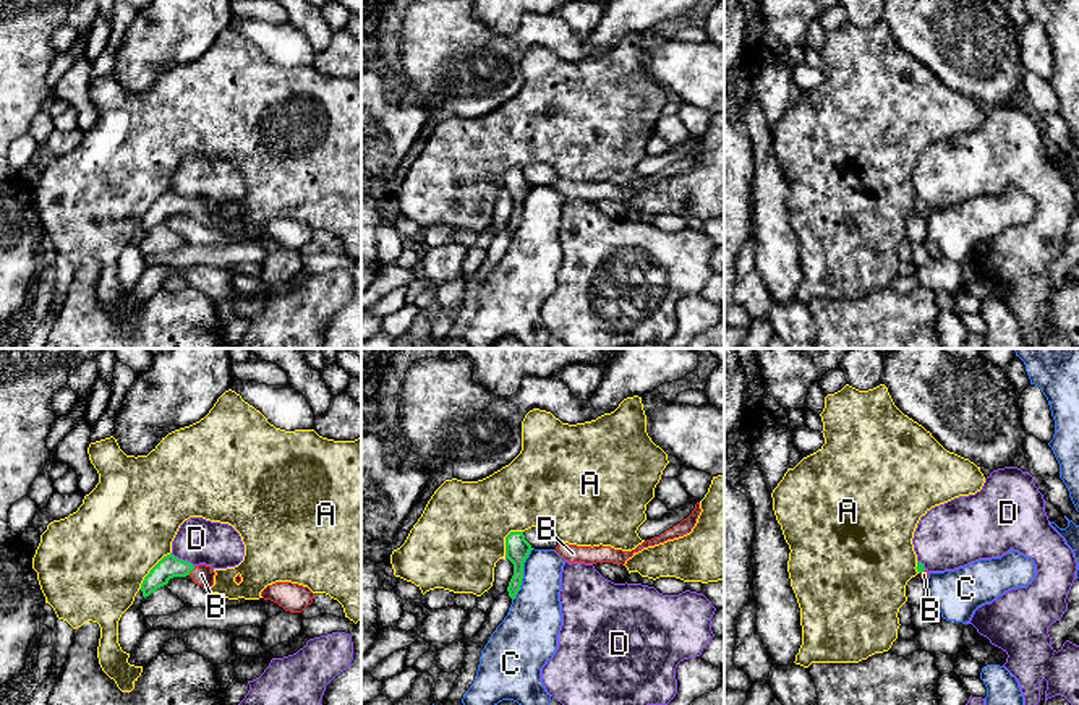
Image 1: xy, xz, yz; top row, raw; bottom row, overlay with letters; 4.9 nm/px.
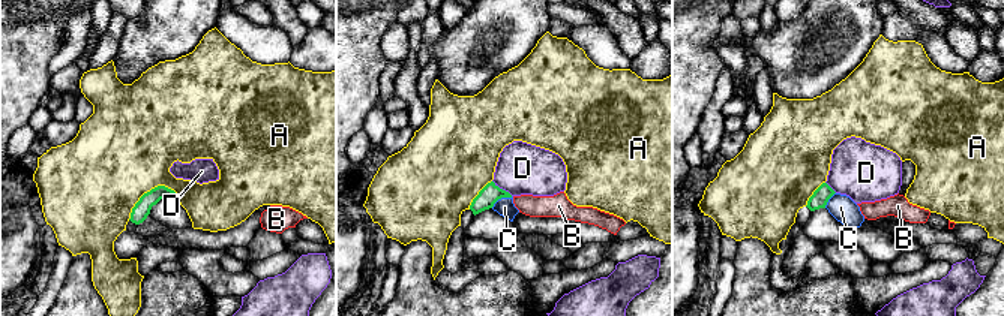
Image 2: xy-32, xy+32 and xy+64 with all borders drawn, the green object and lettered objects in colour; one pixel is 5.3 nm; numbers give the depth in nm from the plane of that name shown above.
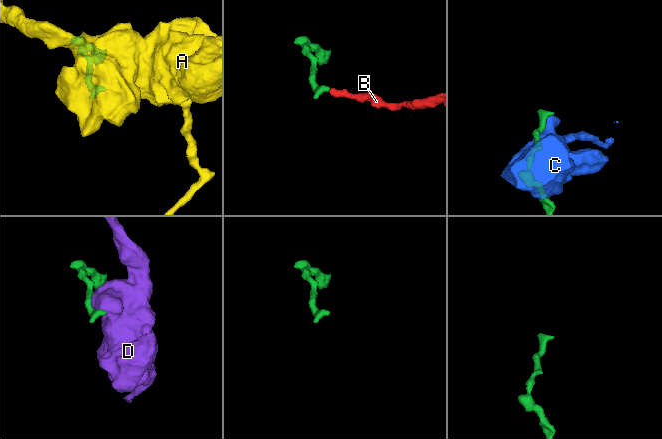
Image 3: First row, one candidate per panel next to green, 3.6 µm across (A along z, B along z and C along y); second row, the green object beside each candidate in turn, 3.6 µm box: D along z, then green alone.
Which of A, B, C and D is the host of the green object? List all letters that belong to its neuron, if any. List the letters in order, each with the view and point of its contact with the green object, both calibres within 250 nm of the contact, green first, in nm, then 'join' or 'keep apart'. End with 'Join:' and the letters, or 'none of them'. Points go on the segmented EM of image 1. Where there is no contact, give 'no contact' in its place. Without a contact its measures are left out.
A: xy (151, 569) | 110/480 nm | keep apart
B: xy (191, 569) | 110/100 nm | join
C: xz (522, 574) | 120/280 nm | keep apart
D: xy (182, 559) | 110/220 nm | keep apart
Join: B

